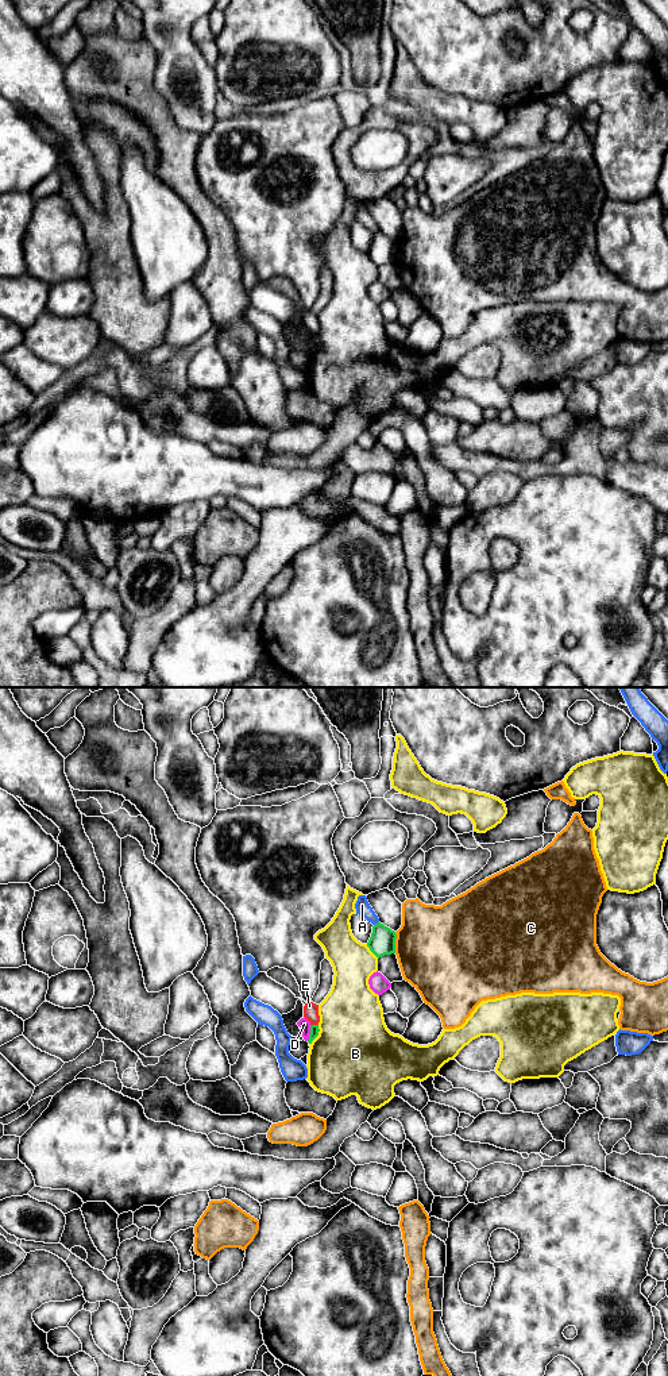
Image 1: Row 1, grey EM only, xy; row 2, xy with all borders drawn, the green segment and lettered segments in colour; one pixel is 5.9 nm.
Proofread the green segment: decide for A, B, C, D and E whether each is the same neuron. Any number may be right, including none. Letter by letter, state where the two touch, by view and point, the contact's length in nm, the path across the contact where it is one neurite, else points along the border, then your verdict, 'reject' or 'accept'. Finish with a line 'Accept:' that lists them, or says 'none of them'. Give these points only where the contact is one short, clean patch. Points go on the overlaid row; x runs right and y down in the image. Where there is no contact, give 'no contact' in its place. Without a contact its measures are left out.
A: meets green in xy at (375, 924); contact 40 nm long; border along xy (378, 921), (374, 925); reject
B: meets green in xy at (317, 1035); contact 130 nm long; reject
C: meets green in xy at (394, 943); contact 130 nm long; reject
D: meets green in xy at (311, 1033); contact 100 nm long; border along xy (312, 1025), (307, 1040); reject
E: meets green in xy at (315, 1025); contact 40 nm long; reject
Accept: none of them

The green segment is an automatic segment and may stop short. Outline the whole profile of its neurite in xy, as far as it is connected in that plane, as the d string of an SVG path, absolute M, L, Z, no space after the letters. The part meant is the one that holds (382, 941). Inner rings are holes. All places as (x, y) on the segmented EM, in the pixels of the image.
M378 922L372 926L367 947L379 959L385 955L395 953L395 938L397 934L394 930Z

